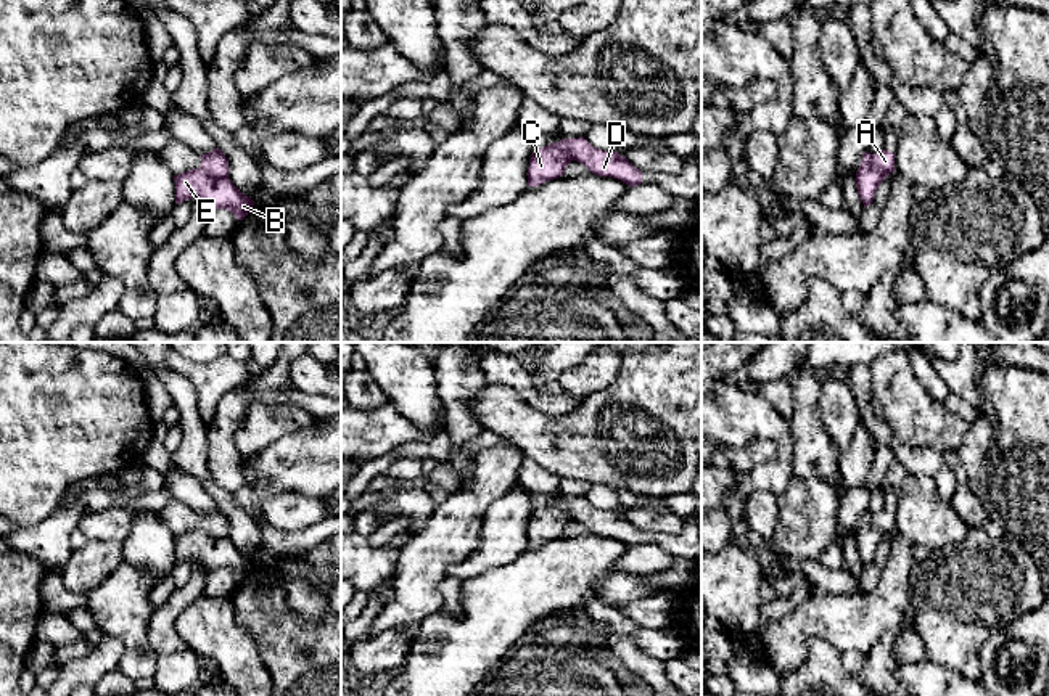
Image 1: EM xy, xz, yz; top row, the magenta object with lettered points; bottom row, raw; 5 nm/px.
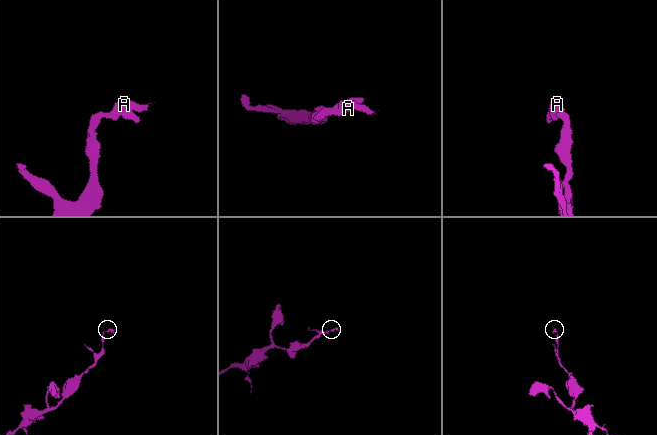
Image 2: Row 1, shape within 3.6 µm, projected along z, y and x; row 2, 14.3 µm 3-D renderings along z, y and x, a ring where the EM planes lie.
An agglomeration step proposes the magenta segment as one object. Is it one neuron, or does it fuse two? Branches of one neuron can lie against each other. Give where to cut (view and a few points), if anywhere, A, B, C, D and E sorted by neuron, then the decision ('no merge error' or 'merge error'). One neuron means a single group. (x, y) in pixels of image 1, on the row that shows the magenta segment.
xy (200, 167), (209, 174), (227, 177) | A B C E / D | merge error

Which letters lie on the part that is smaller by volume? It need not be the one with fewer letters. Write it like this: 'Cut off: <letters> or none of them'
Cut off: D

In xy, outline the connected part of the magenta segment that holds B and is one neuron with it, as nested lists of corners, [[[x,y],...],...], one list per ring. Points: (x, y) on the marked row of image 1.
[[[203,169],[174,175],[175,204],[196,198],[206,211],[227,209],[238,220],[253,209],[254,201],[245,196],[228,177],[214,177]]]

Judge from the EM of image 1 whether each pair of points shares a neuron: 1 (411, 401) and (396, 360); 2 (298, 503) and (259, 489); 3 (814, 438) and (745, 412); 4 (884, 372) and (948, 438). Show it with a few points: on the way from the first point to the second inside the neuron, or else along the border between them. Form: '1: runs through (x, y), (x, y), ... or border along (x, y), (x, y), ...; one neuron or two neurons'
1: runs through (411, 391), (411, 383), (401, 370); one neuron
2: runs through (288, 503), (274, 503), (269, 499); one neuron
3: border along (787, 420), (793, 466); two neurons
4: runs through (898, 388), (932, 421); one neuron

